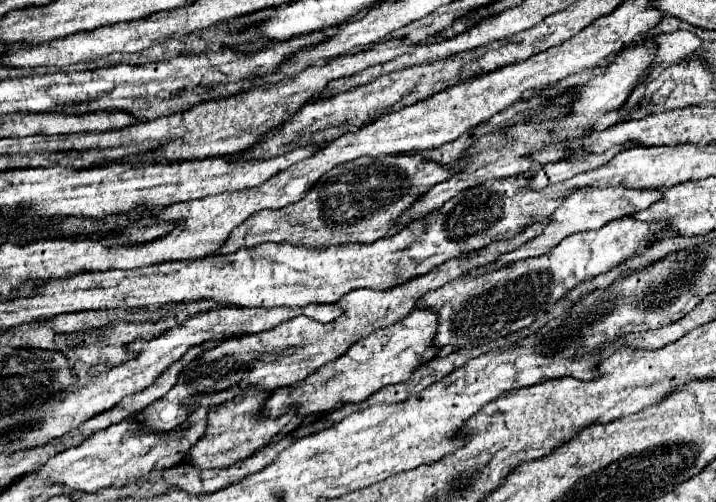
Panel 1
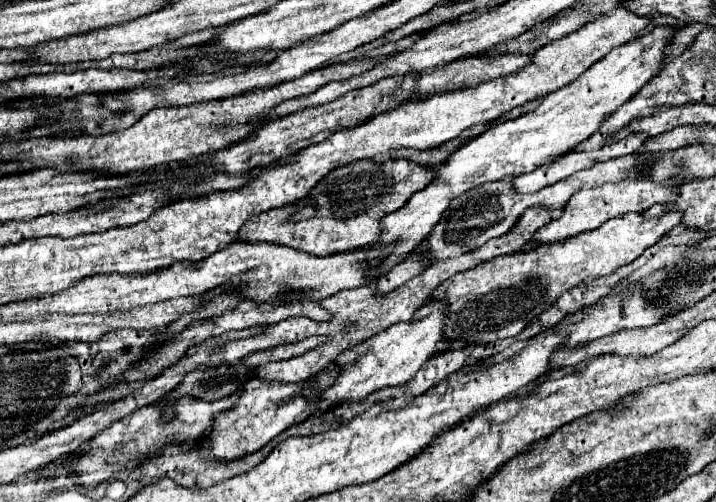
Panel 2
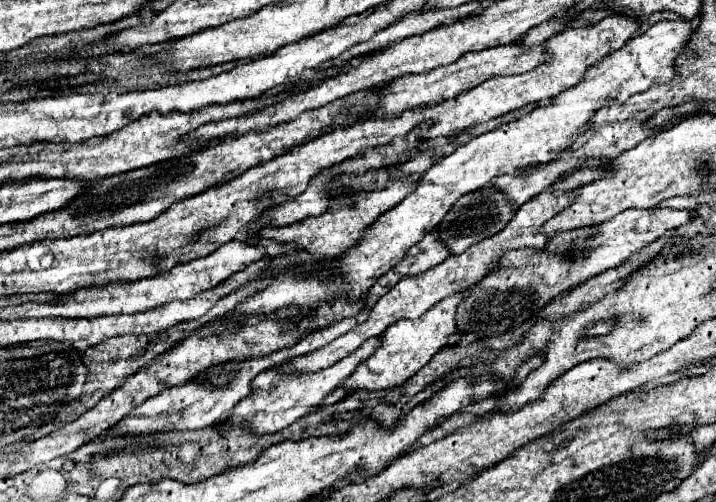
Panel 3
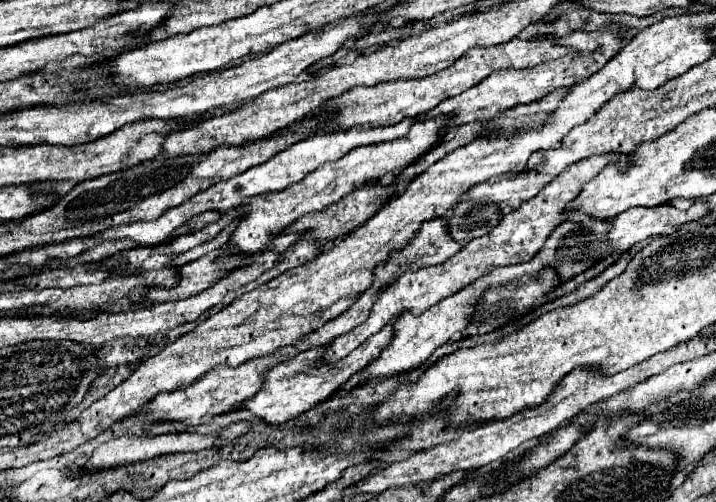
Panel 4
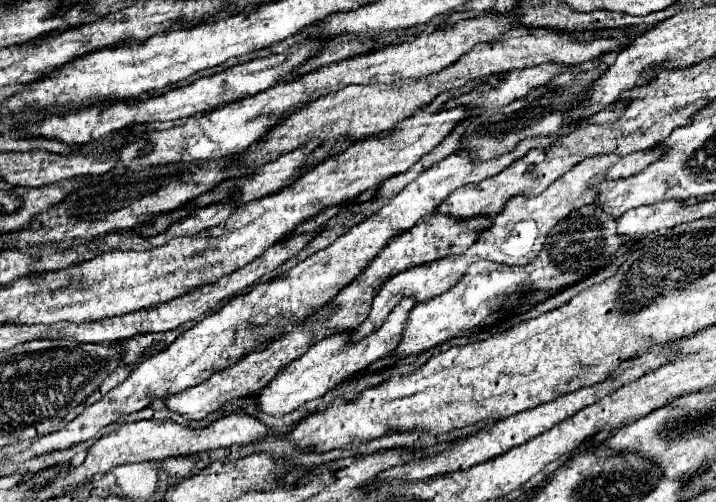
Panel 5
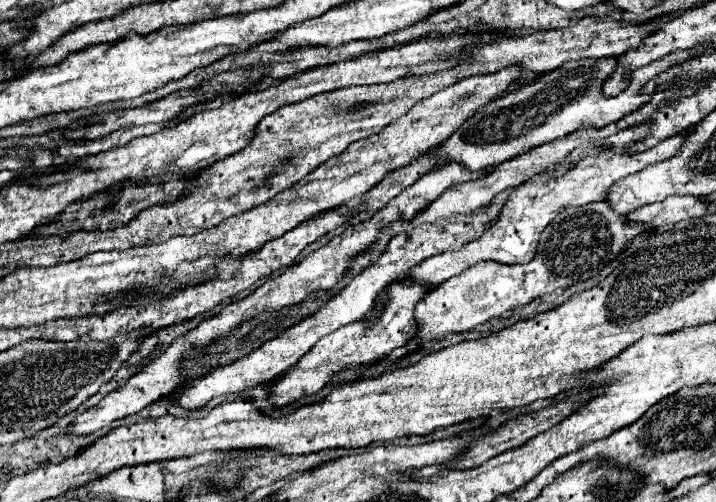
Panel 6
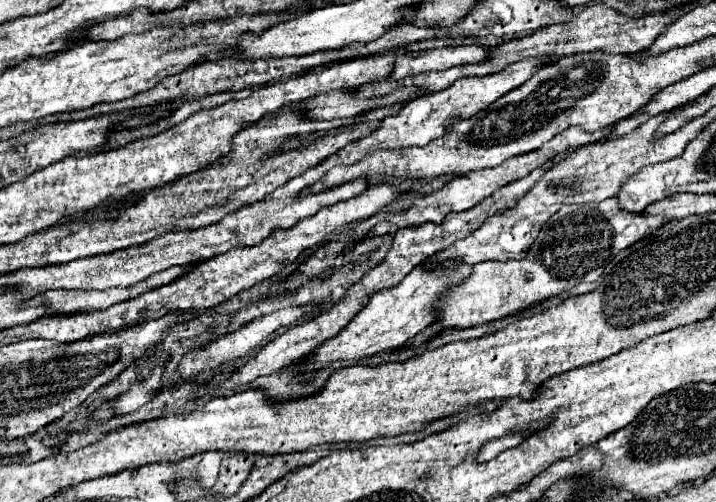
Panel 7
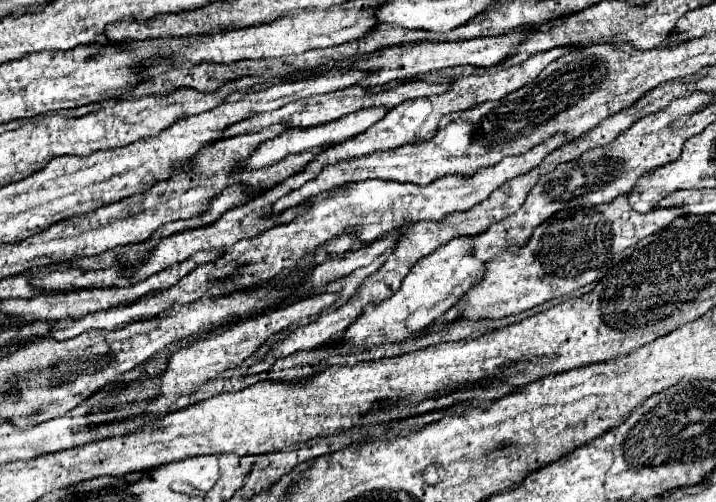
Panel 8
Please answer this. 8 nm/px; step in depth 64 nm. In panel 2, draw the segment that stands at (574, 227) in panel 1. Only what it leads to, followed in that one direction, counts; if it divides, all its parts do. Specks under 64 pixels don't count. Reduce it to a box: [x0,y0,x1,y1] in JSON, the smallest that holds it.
[524,176,678,250]

